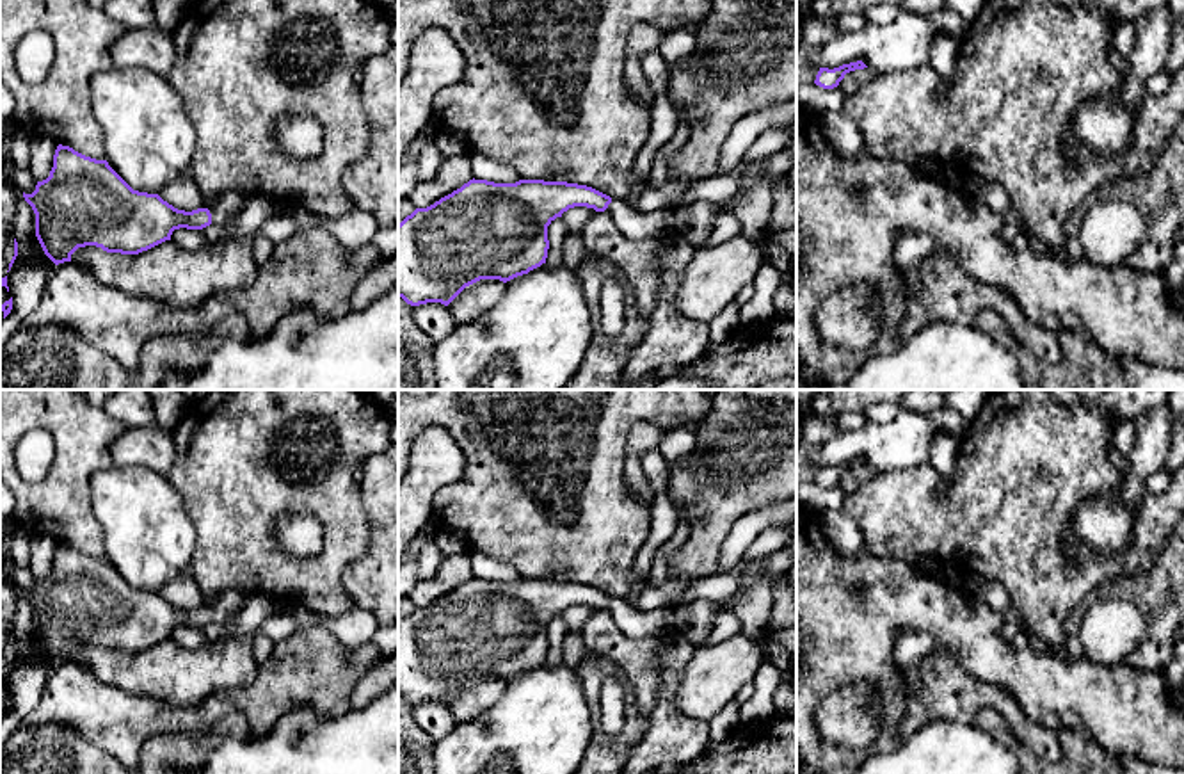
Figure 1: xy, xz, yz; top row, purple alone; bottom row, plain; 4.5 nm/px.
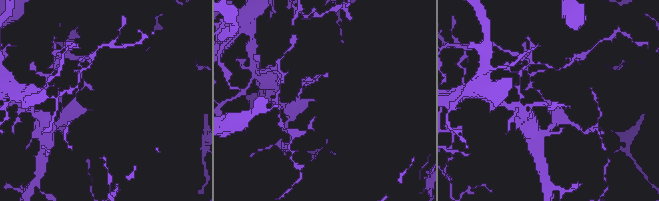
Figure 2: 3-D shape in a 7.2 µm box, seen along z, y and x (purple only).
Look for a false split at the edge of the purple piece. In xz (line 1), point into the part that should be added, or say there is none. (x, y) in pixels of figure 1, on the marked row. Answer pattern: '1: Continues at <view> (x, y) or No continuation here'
1: Continues at xz (635, 225)

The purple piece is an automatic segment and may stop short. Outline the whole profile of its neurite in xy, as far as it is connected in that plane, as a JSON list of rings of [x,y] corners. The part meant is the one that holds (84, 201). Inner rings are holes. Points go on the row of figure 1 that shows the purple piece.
[[[62,144],[55,149],[50,176],[23,198],[36,214],[36,237],[55,265],[71,262],[71,254],[85,246],[139,254],[171,240],[180,228],[224,228],[247,199],[228,190],[212,210],[178,210],[158,194],[133,190],[107,160]]]

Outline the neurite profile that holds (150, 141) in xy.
[[[110,68],[107,71],[98,71],[91,78],[91,112],[103,132],[105,160],[133,190],[160,194],[165,185],[190,173],[197,132],[185,109],[183,98],[171,85],[167,77],[142,68]]]

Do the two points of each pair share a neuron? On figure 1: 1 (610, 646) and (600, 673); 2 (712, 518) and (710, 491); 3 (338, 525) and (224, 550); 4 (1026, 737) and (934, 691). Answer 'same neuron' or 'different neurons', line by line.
1: different neurons
2: same neuron
3: same neuron
4: same neuron

